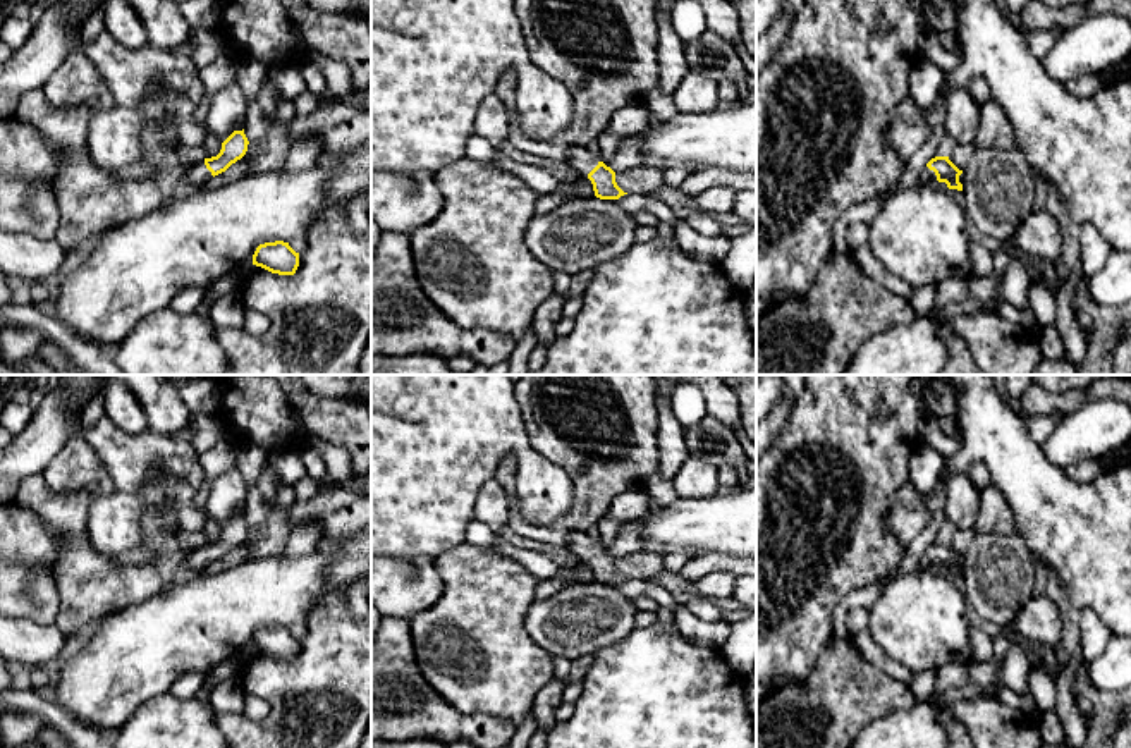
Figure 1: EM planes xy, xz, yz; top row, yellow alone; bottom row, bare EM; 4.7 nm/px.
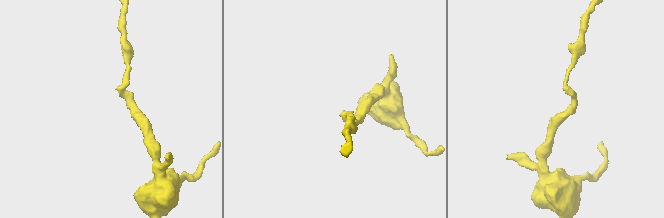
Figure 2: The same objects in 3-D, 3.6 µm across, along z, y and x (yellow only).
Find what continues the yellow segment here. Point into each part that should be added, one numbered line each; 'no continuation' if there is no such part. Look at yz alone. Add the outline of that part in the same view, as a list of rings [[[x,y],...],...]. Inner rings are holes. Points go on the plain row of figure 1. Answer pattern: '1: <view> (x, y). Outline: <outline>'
1: yz (927, 561). Outline: [[[925,552],[918,562],[918,569],[928,571],[928,569],[937,569],[937,561],[933,555],[930,555],[928,552]]]

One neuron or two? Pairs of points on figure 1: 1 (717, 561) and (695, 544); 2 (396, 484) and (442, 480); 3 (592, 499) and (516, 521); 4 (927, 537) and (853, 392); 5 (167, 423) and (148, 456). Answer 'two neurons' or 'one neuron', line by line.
1: two neurons
2: one neuron
3: one neuron
4: two neurons
5: two neurons

